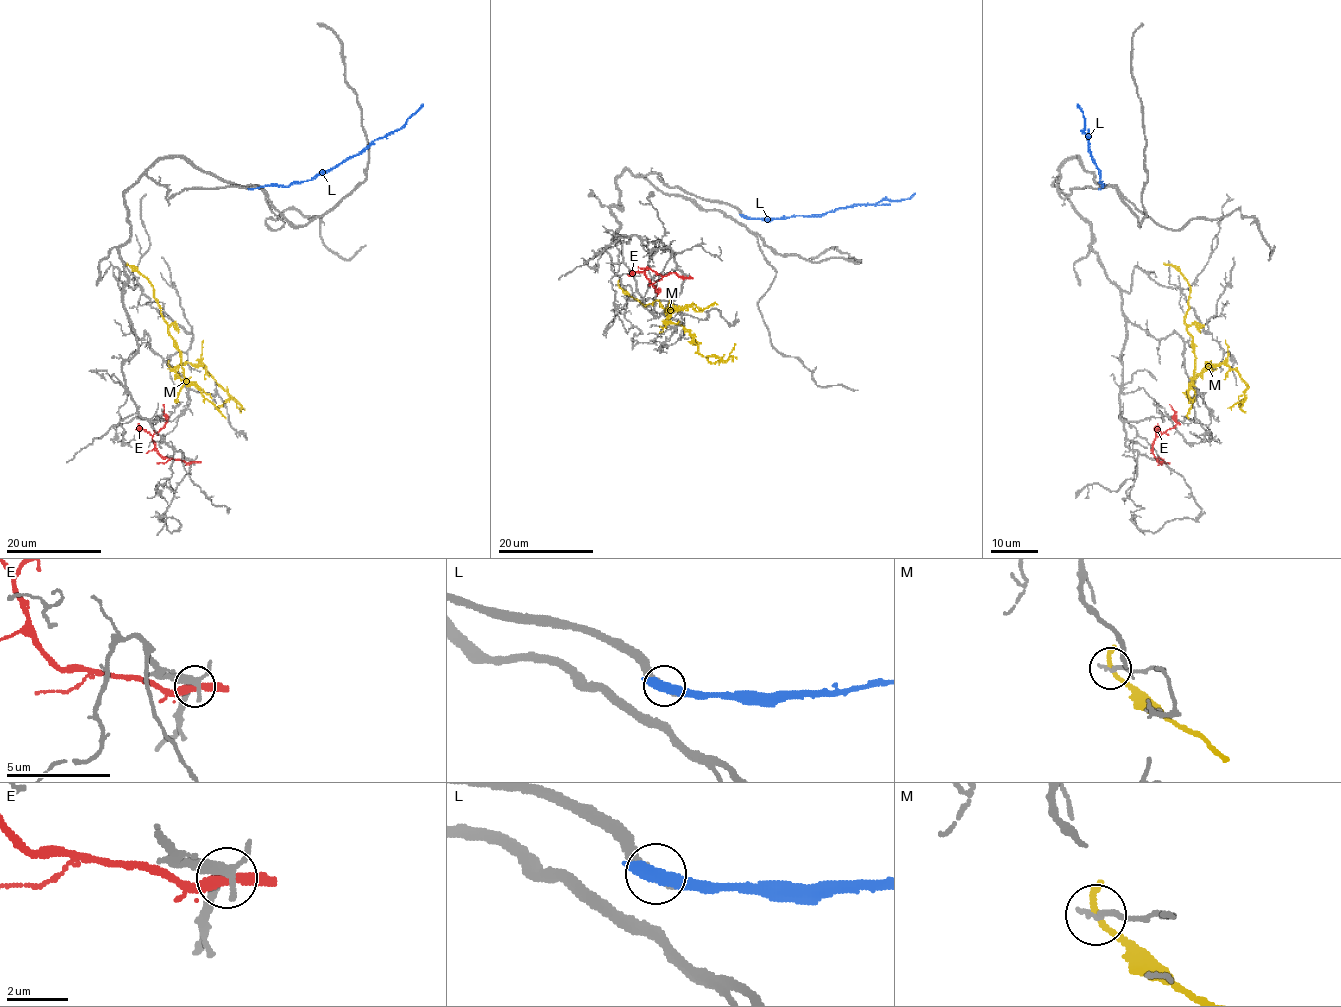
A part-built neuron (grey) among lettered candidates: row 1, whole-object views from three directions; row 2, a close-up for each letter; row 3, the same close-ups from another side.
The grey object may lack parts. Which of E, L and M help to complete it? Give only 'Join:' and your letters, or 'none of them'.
Join: none of them

